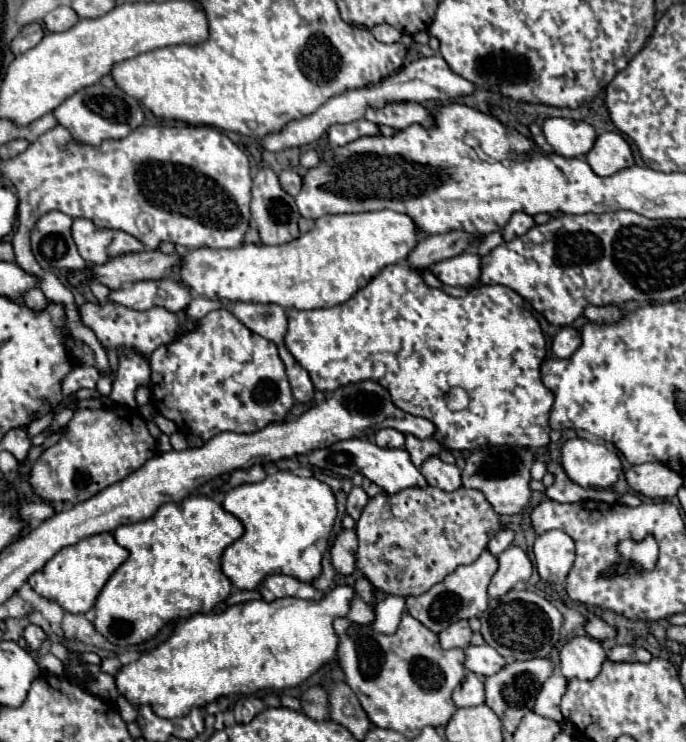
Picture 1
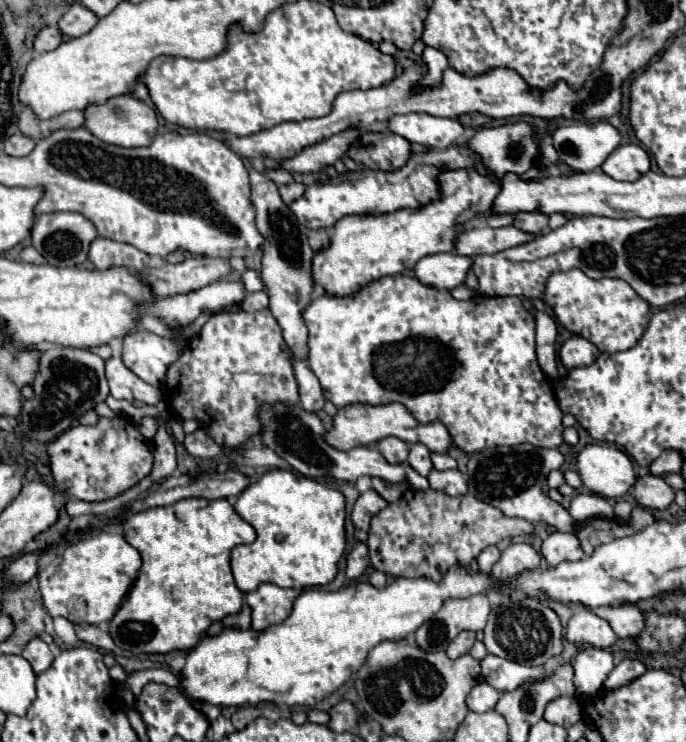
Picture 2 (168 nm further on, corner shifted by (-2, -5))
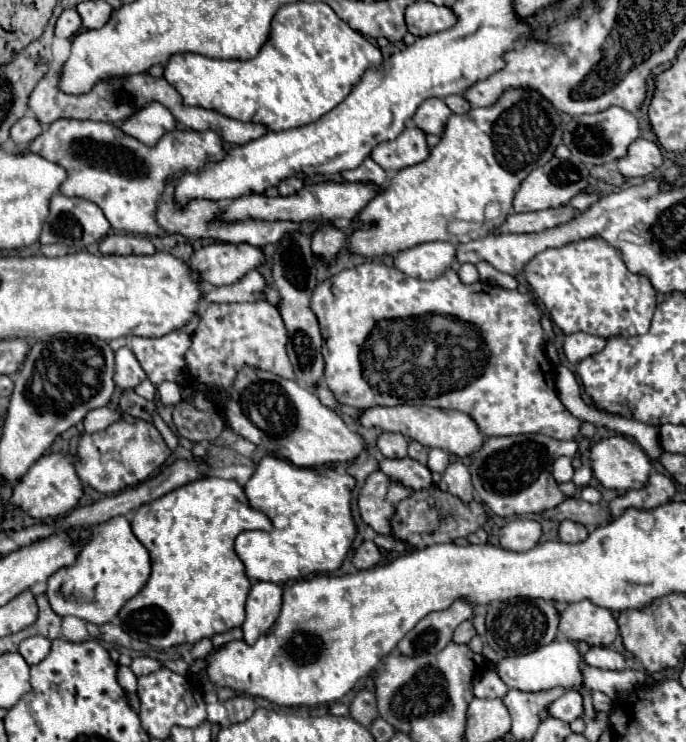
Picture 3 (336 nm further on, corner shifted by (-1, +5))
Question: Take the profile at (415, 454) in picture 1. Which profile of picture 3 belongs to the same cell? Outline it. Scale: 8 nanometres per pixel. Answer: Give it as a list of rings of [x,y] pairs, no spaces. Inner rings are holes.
[[[410,441],[410,445],[408,445],[408,457],[412,457],[412,459],[420,461],[422,465],[426,465],[426,461],[428,461],[428,447],[420,445],[418,441]]]

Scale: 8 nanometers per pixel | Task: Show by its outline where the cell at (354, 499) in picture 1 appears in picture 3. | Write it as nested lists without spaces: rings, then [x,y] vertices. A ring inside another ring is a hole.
[[[374,471],[368,475],[364,487],[358,495],[358,509],[364,519],[376,533],[390,533],[390,517],[404,497],[408,497],[412,489],[404,489],[402,485],[390,481],[382,471]]]

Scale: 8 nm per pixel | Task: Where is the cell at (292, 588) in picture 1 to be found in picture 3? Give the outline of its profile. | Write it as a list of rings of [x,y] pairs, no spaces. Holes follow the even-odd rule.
[[[256,581],[246,601],[246,621],[242,625],[244,641],[254,643],[264,631],[268,631],[282,609],[284,587],[272,581]]]

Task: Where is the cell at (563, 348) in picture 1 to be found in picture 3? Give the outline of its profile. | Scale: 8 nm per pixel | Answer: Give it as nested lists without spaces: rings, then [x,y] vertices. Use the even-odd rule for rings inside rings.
[[[572,333],[572,335],[566,335],[566,339],[564,339],[564,353],[570,363],[578,363],[578,361],[602,351],[604,345],[606,345],[606,339],[602,339],[602,337],[594,337],[588,333]]]

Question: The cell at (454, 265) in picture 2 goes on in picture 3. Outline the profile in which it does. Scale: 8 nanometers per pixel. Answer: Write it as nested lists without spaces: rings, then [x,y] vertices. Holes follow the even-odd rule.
[[[422,243],[412,249],[394,255],[394,265],[416,279],[434,279],[446,273],[454,265],[454,245],[452,243]]]

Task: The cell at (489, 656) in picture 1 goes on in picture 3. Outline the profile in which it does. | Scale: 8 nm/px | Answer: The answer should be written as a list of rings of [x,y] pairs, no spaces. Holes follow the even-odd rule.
[[[552,641],[550,645],[544,645],[532,653],[526,655],[516,655],[516,657],[504,657],[498,663],[492,665],[492,671],[498,673],[498,677],[514,689],[520,691],[544,691],[552,687],[566,687],[566,689],[576,689],[584,695],[584,711],[588,713],[586,719],[594,719],[598,711],[592,707],[590,693],[580,685],[582,683],[582,673],[580,673],[580,653],[572,645],[572,641]],[[594,709],[594,711],[592,711]]]

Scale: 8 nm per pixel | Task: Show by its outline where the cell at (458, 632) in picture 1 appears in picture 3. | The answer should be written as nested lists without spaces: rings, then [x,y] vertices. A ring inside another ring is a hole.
[[[464,621],[464,623],[458,625],[458,629],[454,631],[454,643],[458,643],[458,645],[468,643],[474,635],[476,635],[476,631],[474,631],[472,623],[470,623],[470,621]]]

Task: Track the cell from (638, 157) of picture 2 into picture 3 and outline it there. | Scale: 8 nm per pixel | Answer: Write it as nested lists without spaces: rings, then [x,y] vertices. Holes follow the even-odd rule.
[[[640,137],[630,145],[626,157],[616,161],[616,167],[624,177],[650,177],[662,163],[664,159],[658,145]]]

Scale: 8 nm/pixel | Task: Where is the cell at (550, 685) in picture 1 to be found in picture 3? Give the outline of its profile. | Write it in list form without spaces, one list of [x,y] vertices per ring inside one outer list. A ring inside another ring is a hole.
[[[566,691],[560,699],[550,705],[550,715],[562,721],[574,721],[576,717],[584,717],[582,713],[582,695],[578,691]]]

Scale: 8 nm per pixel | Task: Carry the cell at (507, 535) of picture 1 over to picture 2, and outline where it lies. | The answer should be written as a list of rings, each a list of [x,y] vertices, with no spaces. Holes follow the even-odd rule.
[[[489,545],[489,547],[485,547],[481,553],[479,553],[479,557],[477,557],[477,563],[479,563],[479,569],[481,571],[491,571],[491,567],[495,565],[495,561],[499,559],[499,549],[495,547],[495,545]]]

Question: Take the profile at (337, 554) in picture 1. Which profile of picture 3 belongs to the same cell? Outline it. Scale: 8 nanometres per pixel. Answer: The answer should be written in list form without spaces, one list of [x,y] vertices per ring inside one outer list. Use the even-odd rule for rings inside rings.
[[[364,541],[364,543],[356,549],[356,553],[354,553],[354,557],[352,557],[352,563],[354,563],[356,569],[370,569],[370,567],[374,567],[378,561],[380,561],[380,551],[378,551],[378,547],[376,547],[372,541]]]

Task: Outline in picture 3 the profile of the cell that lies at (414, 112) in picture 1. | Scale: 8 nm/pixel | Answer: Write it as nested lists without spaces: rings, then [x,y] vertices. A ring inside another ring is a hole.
[[[426,99],[414,113],[412,123],[424,133],[442,135],[446,129],[446,121],[452,115],[448,105],[442,99]]]

